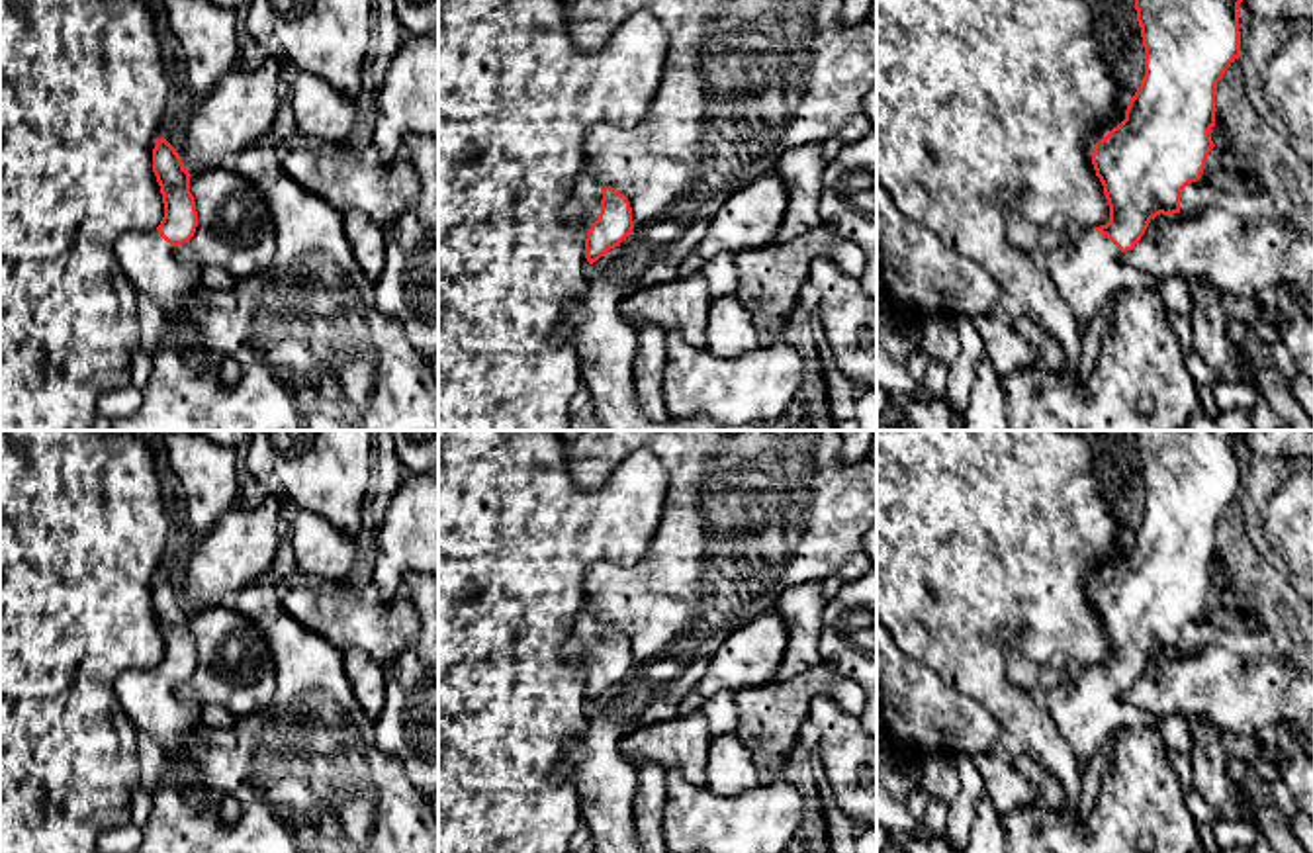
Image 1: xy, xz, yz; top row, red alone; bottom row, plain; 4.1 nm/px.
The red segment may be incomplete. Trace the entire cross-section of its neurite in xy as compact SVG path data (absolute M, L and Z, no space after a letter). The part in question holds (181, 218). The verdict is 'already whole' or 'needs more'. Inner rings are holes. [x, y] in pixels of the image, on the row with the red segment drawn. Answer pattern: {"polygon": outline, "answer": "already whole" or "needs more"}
{"polygon": "M164 137L153 149L153 172L160 186L164 217L157 229L121 235L115 243L115 258L137 295L149 295L182 335L182 358L188 368L200 372L213 354L207 325L188 313L190 301L204 290L202 264L174 254L174 248L188 243L198 227L190 192L192 174Z", "answer": "needs more"}

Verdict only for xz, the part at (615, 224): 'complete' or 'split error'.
split error

